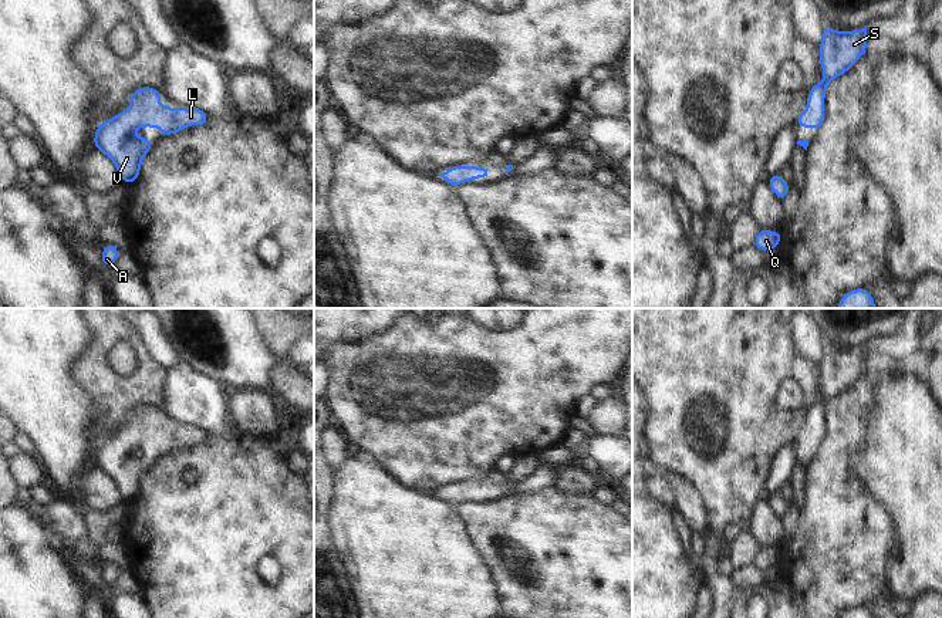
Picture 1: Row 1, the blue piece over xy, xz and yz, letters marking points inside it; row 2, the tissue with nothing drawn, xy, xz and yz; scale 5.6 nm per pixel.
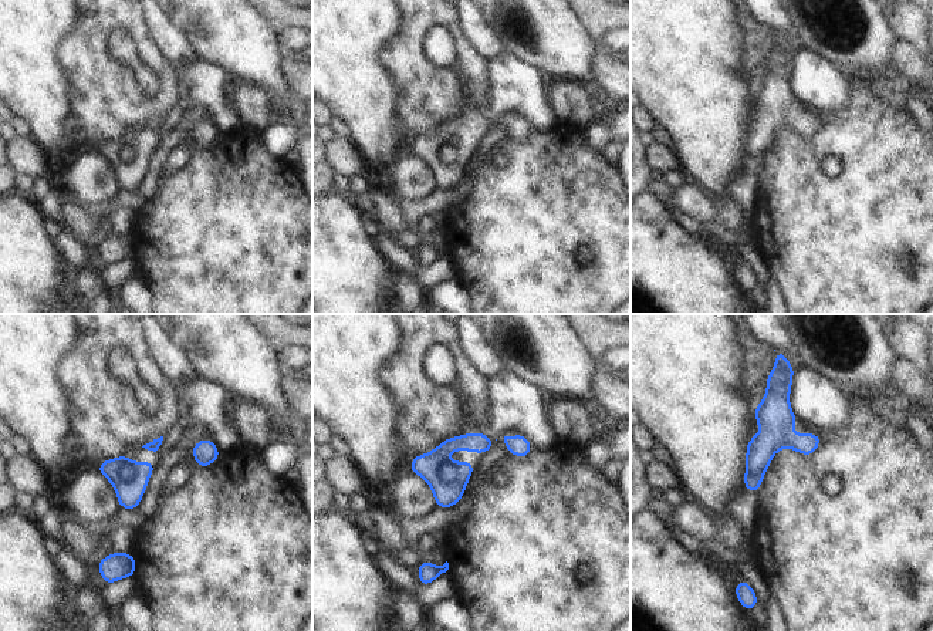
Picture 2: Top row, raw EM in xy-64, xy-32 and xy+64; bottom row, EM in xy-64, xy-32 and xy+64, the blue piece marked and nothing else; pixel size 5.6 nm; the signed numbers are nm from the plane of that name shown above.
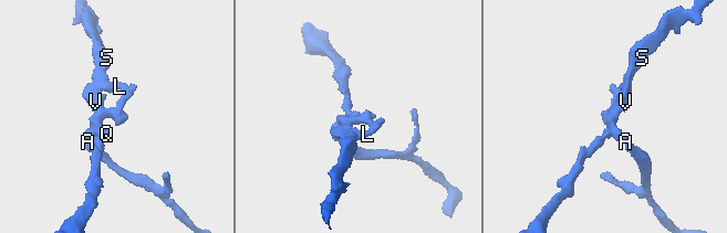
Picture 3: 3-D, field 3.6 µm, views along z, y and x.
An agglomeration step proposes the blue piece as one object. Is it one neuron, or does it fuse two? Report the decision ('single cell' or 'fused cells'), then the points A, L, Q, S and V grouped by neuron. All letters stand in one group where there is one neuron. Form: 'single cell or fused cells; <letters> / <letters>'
single cell; A L Q S V

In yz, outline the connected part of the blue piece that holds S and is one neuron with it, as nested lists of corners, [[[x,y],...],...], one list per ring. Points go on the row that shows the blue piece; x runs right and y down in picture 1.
[[[867,27],[848,33],[835,31],[834,28],[823,28],[823,40],[820,44],[820,64],[823,67],[824,80],[816,84],[808,92],[808,108],[797,118],[798,128],[814,128],[820,131],[825,119],[821,109],[827,85],[843,72],[848,71],[857,60],[867,53]]]

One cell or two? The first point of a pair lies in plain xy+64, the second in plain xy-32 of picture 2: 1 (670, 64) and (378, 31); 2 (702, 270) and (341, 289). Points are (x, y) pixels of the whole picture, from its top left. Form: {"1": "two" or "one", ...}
{"1": "one", "2": "one"}

